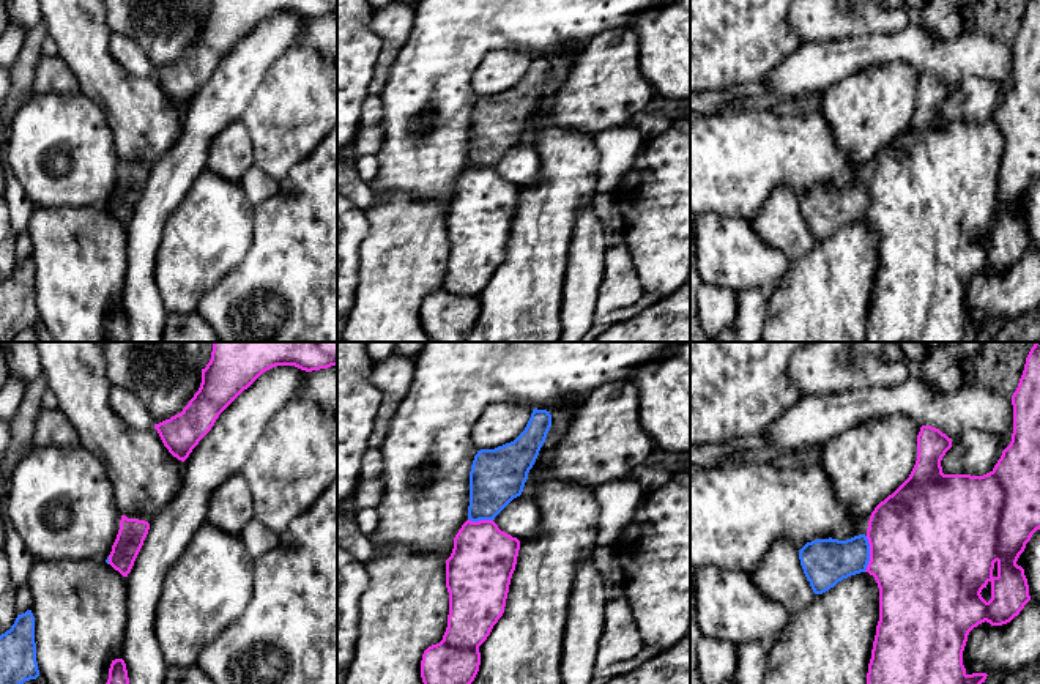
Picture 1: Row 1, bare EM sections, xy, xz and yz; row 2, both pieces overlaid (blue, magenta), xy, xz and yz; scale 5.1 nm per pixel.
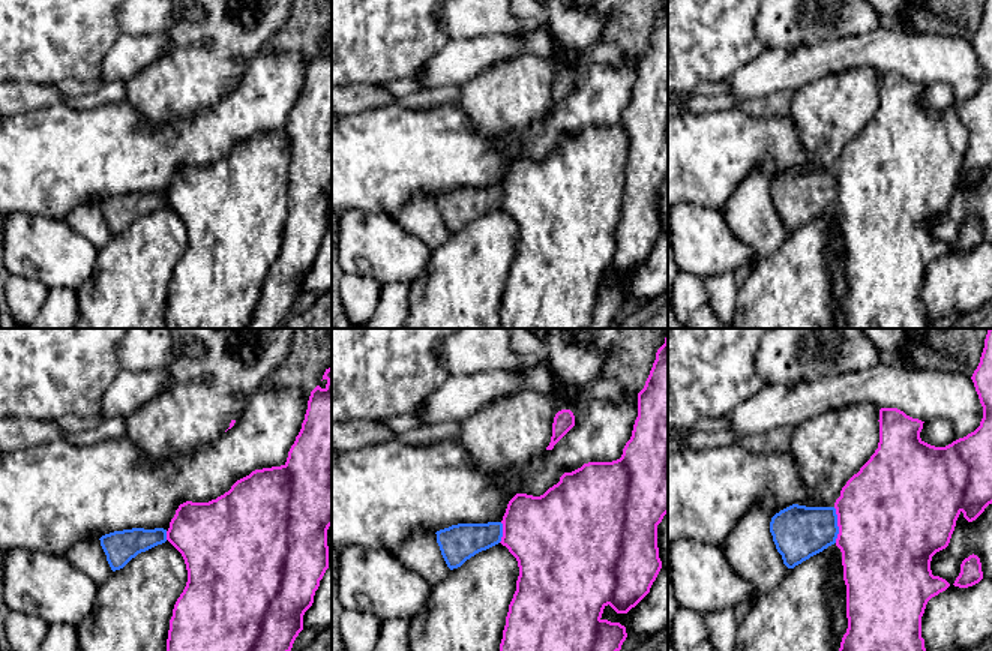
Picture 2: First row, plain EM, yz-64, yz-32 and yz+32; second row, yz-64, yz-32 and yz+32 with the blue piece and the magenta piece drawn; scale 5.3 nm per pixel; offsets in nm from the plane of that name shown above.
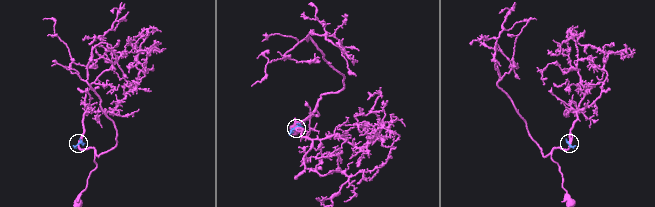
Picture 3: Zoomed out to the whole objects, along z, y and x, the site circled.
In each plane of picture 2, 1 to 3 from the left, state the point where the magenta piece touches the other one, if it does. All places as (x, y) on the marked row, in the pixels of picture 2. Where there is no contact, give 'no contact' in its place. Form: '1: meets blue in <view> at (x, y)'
1: meets blue in yz-64 at (165, 536)
2: meets blue in yz-32 at (502, 533)
3: meets blue in yz+32 at (836, 525)

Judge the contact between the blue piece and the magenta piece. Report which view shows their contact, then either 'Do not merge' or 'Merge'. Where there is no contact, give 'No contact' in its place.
Touches blue in yz. Do not merge

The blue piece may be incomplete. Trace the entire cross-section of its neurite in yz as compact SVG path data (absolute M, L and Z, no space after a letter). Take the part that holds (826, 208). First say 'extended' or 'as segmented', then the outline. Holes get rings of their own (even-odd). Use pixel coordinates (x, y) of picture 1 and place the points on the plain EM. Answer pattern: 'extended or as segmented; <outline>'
as segmented; M865 181L846 188L816 186L799 197L800 213L815 241L823 241L843 225L867 217L870 191Z

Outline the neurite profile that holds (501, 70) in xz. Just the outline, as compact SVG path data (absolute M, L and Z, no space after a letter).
M492 50L473 72L471 87L477 98L495 96L514 88L526 74L534 54L528 50Z

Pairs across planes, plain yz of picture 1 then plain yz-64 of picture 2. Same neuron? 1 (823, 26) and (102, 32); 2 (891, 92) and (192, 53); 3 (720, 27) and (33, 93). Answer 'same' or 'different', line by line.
1: different
2: same
3: different

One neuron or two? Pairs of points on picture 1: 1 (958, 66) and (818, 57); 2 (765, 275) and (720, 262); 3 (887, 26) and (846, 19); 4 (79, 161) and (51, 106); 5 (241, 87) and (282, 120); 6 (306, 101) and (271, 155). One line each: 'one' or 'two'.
1: one
2: one
3: one
4: one
5: two
6: one

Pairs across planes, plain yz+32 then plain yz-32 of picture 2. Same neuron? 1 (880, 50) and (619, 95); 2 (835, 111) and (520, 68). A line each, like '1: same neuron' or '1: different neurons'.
1: different neurons
2: same neuron

